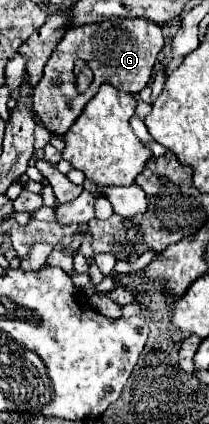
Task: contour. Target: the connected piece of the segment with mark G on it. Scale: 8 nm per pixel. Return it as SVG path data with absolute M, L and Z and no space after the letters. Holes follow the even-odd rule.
M115 19L115 21L103 21L83 27L73 27L65 33L65 37L59 41L55 51L51 53L43 77L35 87L35 111L41 119L41 123L55 135L65 135L75 119L81 115L87 101L97 93L99 85L107 81L127 93L139 93L147 87L151 79L153 65L157 61L157 53L163 49L163 33L161 27L147 21L147 19ZM77 59L85 59L93 69L93 83L91 87L81 95L75 91L75 77L73 77L73 63Z

